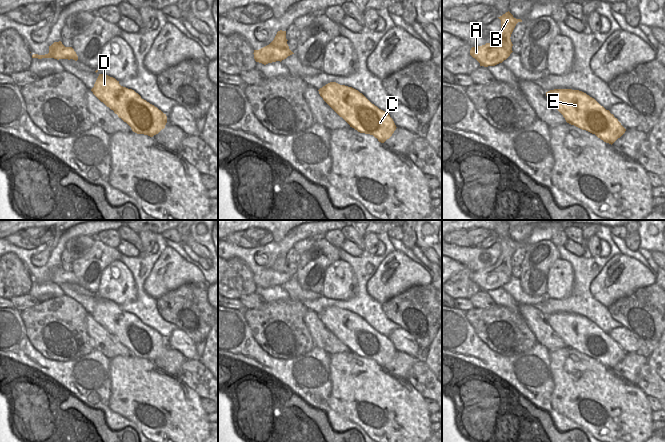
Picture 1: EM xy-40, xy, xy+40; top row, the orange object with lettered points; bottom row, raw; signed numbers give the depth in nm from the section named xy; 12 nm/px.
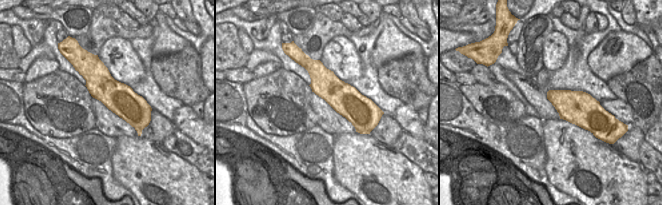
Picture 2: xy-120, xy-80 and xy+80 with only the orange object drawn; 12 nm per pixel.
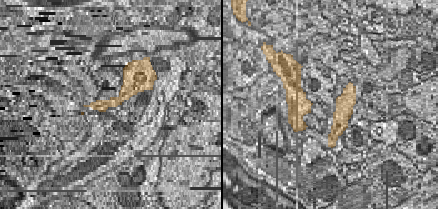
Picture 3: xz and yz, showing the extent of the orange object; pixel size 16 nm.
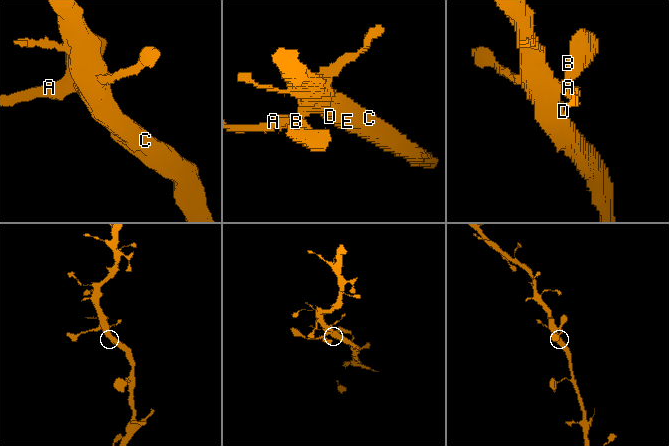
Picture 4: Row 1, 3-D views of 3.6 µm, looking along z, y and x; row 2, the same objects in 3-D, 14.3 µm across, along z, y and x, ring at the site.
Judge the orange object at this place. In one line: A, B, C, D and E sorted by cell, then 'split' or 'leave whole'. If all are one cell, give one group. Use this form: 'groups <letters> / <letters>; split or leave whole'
groups A B C D E; leave whole

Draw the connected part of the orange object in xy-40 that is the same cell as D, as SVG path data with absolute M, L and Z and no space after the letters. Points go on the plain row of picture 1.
M99 298L91 315L101 326L113 334L119 342L126 346L133 356L153 361L165 352L167 347L166 338L154 329L142 323L134 314L121 310L119 305L115 302Z

